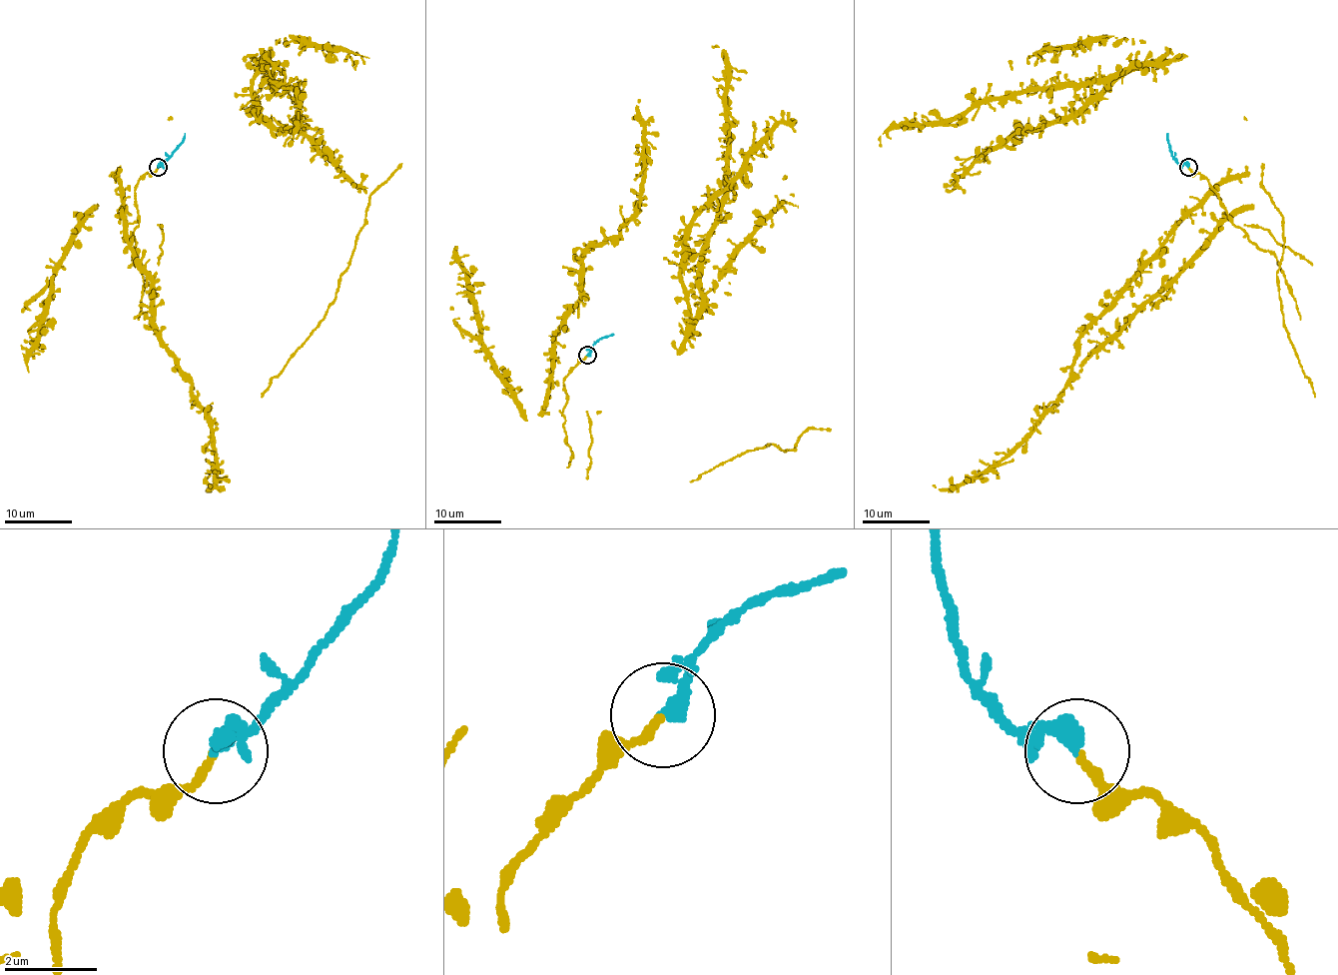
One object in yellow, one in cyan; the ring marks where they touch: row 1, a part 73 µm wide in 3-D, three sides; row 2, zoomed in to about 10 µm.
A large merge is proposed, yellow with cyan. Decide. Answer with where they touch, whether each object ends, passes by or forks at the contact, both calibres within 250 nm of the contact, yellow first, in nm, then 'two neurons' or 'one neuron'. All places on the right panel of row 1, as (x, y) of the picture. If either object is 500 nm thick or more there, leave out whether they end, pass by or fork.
place (1188, 167); yellow ends; cyan ends; calibres 190 and 400 nm; one neuron

